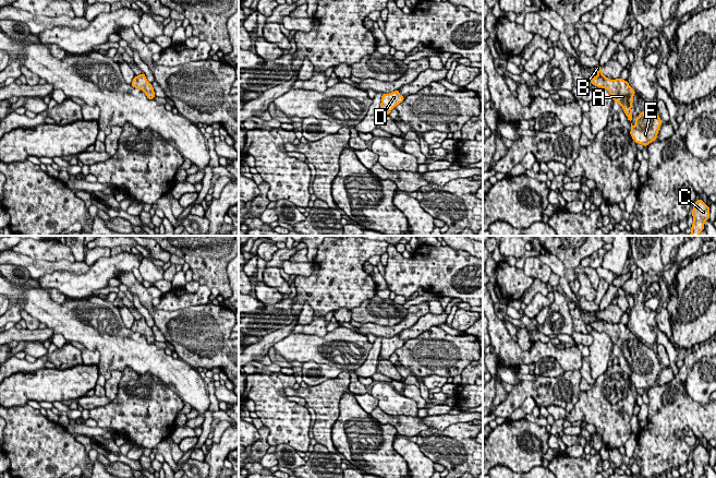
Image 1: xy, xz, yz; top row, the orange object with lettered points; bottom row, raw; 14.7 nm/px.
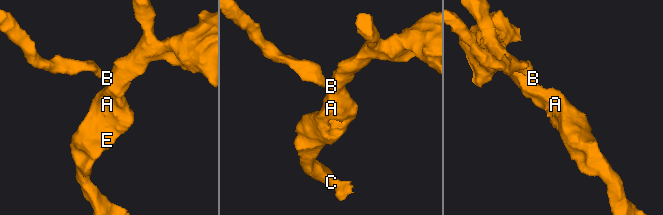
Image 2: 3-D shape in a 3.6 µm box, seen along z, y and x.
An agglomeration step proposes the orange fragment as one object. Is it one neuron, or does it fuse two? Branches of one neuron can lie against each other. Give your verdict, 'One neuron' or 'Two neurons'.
Two neurons

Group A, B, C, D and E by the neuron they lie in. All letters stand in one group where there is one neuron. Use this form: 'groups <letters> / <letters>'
groups A C D E / B

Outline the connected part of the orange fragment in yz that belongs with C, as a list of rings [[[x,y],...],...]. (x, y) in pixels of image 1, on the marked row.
[[[697,199],[691,215],[694,222],[691,227],[692,232],[688,236],[700,236],[700,232],[704,230],[704,223],[709,218],[709,207],[702,200]]]

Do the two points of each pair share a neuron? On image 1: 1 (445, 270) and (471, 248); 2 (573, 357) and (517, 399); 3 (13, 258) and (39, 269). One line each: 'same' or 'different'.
1: different
2: different
3: same

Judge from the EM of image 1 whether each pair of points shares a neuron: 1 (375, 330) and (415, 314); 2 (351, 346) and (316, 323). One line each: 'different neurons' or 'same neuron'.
1: same neuron
2: different neurons

